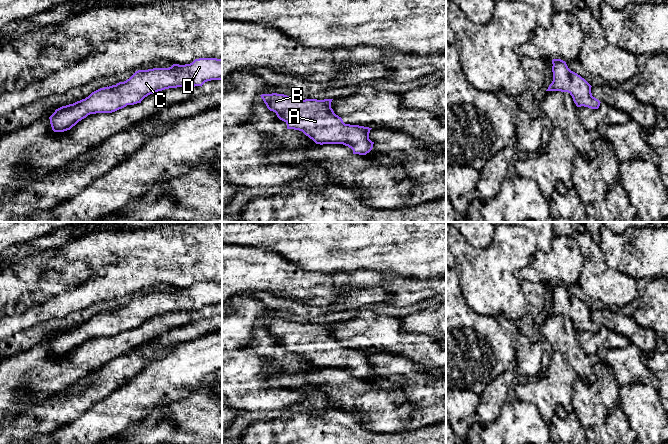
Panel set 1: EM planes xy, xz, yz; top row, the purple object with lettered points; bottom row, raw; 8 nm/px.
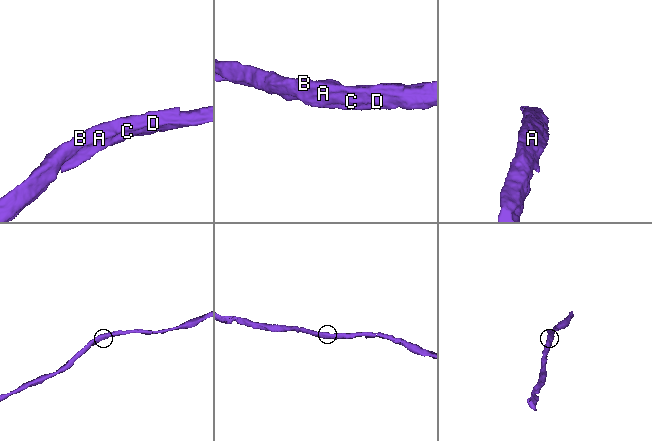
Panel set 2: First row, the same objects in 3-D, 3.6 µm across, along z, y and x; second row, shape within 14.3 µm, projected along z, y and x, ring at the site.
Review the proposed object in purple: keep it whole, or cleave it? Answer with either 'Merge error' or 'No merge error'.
No merge error

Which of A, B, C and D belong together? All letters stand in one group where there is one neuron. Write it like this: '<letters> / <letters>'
A B C D

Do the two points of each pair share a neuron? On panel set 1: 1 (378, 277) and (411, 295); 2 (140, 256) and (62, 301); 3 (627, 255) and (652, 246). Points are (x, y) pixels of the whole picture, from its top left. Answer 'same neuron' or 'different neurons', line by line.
1: same neuron
2: same neuron
3: same neuron

